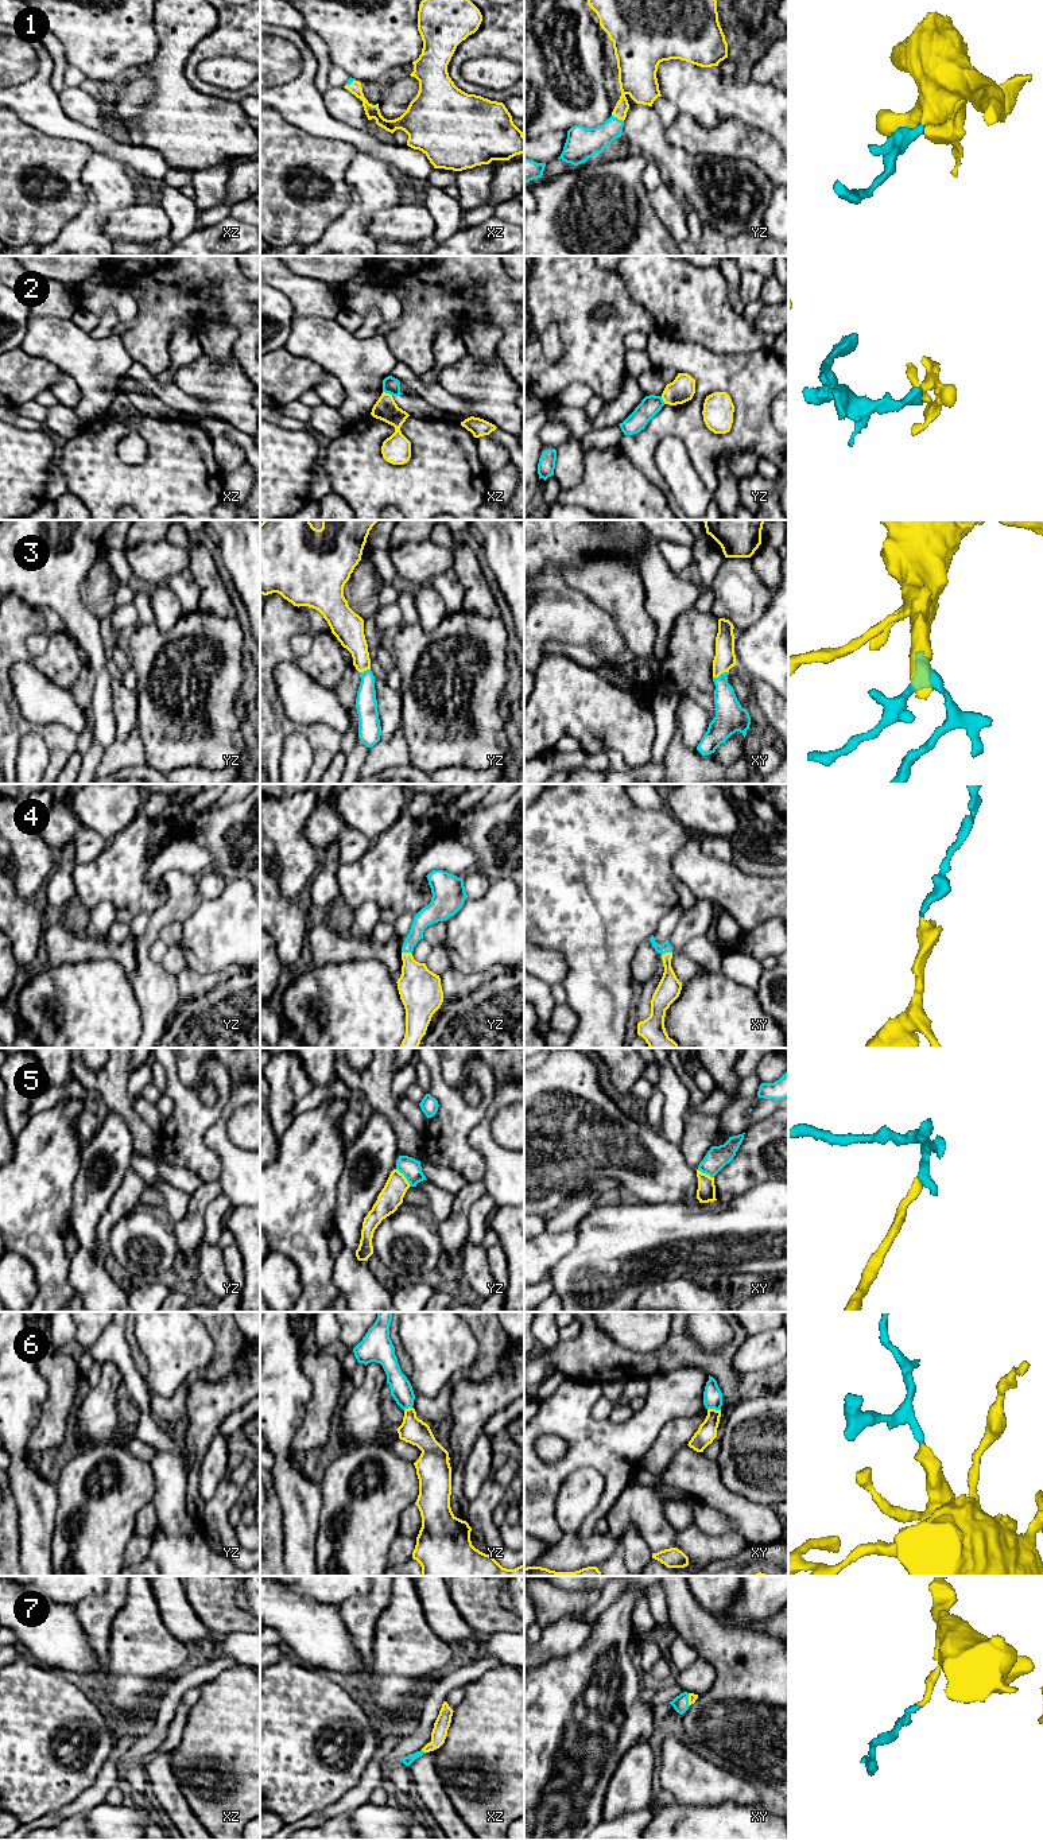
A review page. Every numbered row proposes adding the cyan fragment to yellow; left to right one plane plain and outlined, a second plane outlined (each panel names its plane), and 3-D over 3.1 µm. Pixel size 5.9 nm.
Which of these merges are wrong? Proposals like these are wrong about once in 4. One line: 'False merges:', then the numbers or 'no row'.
False merges: 2, 5

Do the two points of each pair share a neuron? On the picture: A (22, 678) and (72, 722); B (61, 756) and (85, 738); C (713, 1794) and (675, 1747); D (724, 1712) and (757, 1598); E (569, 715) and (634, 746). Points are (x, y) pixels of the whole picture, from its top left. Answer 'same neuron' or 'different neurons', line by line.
A: same neuron
B: different neurons
C: same neuron
D: different neurons
E: same neuron

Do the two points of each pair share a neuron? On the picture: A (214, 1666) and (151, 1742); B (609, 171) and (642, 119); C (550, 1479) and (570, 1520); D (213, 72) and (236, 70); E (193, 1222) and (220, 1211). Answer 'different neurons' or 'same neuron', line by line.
A: same neuron
B: different neurons
C: different neurons
D: same neuron
E: different neurons

